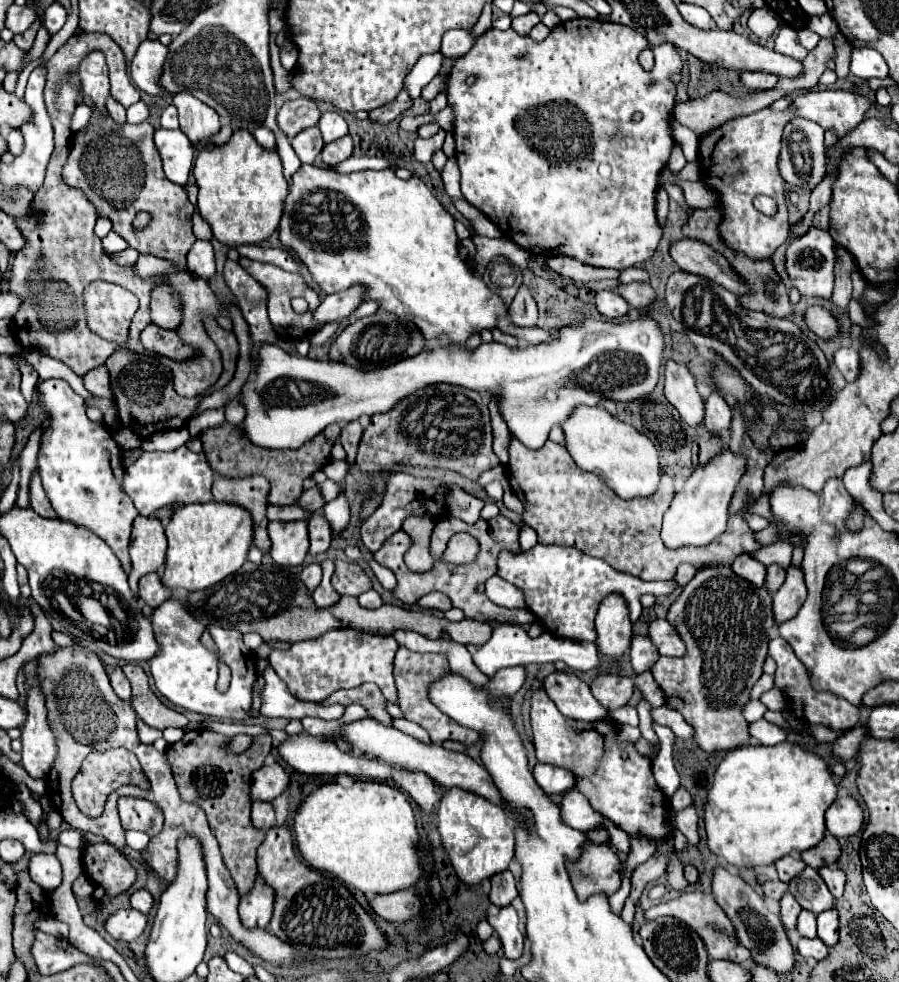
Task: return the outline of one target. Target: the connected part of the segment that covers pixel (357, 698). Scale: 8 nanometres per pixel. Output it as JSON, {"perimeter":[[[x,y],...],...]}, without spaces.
{"perimeter":[[[365,684],[365,686],[357,686],[353,690],[333,692],[333,696],[329,696],[329,700],[325,700],[323,706],[331,706],[331,704],[341,704],[341,706],[361,704],[367,708],[371,720],[393,726],[393,716],[385,710],[387,700],[385,700],[385,696],[381,696],[381,690],[375,684]]]}

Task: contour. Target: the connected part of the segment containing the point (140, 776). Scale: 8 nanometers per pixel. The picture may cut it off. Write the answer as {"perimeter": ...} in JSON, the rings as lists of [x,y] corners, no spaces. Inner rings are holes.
{"perimeter":[[[119,748],[119,750],[105,750],[105,752],[97,752],[93,750],[85,760],[83,766],[79,770],[79,774],[73,780],[73,798],[79,806],[79,810],[83,814],[101,814],[107,796],[121,784],[133,783],[143,788],[149,789],[149,782],[145,778],[137,758],[133,756],[133,752]]]}

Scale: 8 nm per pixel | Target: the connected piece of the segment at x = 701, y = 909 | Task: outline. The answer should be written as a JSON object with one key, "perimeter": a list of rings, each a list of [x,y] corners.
{"perimeter":[[[691,892],[691,894],[681,894],[679,898],[671,900],[671,902],[663,902],[663,904],[657,904],[653,908],[649,908],[645,912],[645,918],[647,920],[653,920],[653,918],[659,918],[659,916],[673,916],[681,922],[685,922],[689,928],[693,928],[707,952],[709,952],[709,958],[713,960],[731,960],[735,964],[743,964],[747,962],[751,956],[749,956],[749,950],[741,944],[737,944],[737,934],[735,934],[735,928],[733,928],[733,922],[729,920],[729,916],[725,916],[723,908],[713,900],[711,894],[703,894],[703,892]]]}

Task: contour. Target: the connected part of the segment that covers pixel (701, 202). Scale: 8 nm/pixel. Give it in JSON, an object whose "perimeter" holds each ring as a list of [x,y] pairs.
{"perimeter":[[[679,182],[683,188],[683,196],[689,208],[709,208],[709,206],[719,206],[719,194],[711,190],[703,182]]]}

